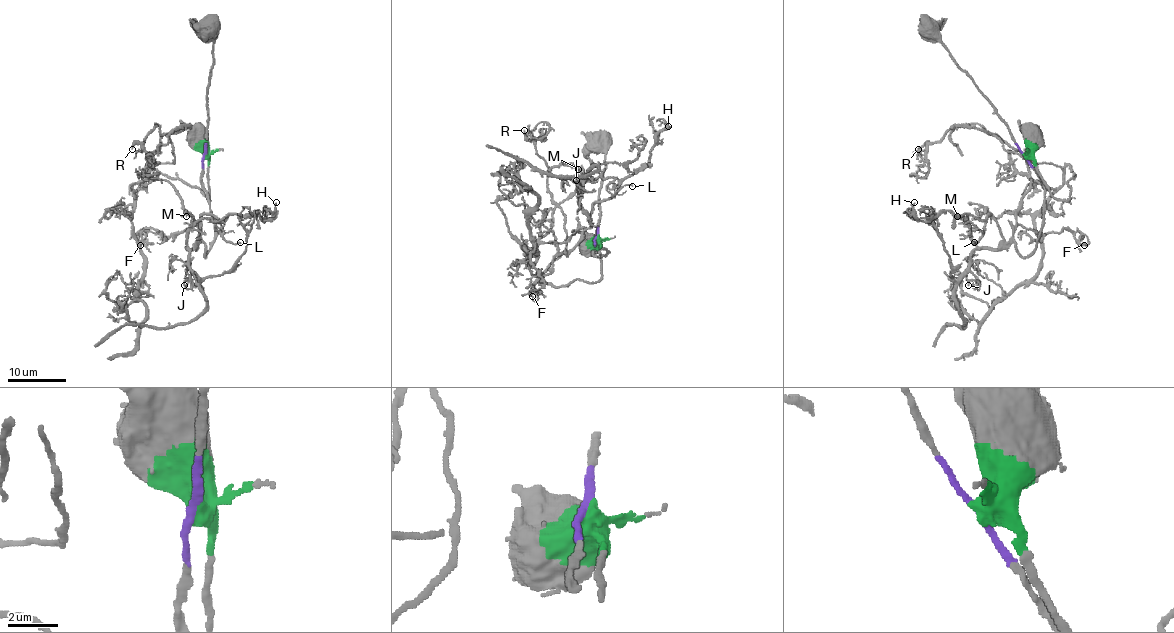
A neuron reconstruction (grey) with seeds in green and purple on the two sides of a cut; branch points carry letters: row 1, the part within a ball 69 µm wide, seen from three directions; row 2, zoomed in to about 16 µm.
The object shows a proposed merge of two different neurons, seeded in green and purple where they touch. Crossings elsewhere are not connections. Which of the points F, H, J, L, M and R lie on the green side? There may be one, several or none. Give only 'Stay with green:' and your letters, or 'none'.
Stay with green: R

